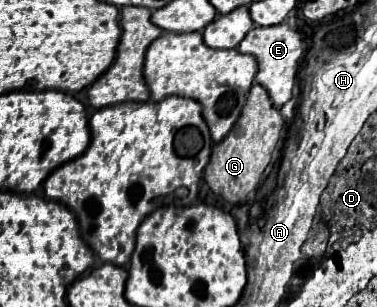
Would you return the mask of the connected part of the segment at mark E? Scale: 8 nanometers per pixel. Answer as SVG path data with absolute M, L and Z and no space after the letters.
M286 22L278 26L268 26L260 28L254 26L246 38L238 44L238 50L242 54L250 54L258 62L258 72L256 72L256 82L268 90L268 96L276 108L286 104L292 96L292 86L294 86L294 76L296 68L304 56L305 46L303 36L298 30L290 30Z

